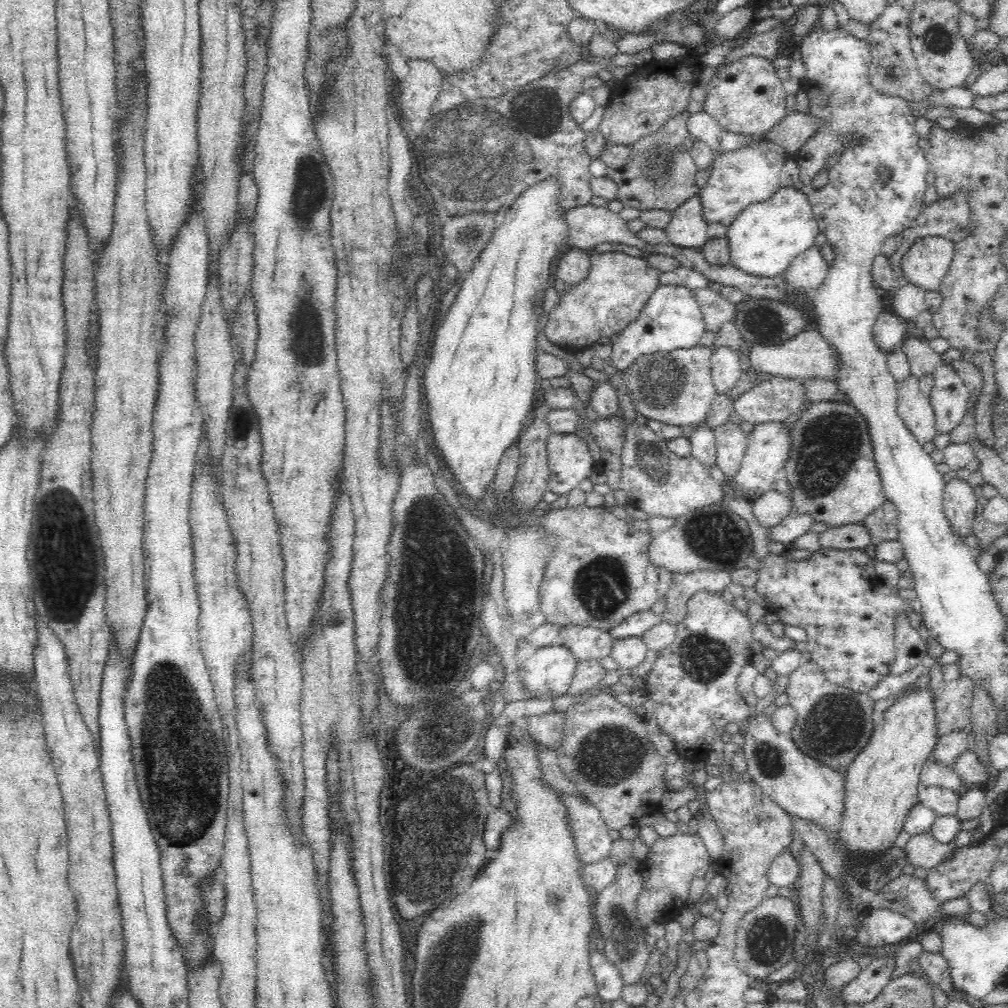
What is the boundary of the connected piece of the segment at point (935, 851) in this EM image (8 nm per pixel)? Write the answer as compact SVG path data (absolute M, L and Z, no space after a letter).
M924 832L911 837L905 850L909 864L931 869L942 862L945 854L952 850L952 846L948 843L938 843L931 832Z

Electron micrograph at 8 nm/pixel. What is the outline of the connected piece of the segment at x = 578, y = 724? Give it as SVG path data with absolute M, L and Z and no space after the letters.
M600 694L583 705L574 705L565 710L563 737L555 752L561 771L600 810L609 831L621 831L628 825L636 825L644 815L658 813L660 800L667 790L664 771L666 762L652 745L646 731L647 718L634 713L633 708L621 704L613 695Z

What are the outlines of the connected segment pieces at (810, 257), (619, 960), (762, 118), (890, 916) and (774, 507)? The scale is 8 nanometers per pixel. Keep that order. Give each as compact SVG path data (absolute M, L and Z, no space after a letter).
M814 246L796 256L782 275L796 293L809 294L824 282L829 268L821 250Z
M634 857L630 858L624 866L617 866L616 878L606 888L595 893L596 899L596 934L604 940L605 948L602 952L615 966L625 985L639 982L640 975L646 970L650 946L644 940L644 928L639 921L637 911L637 898L643 889L641 863Z
M753 55L723 66L712 77L703 110L728 132L739 136L764 135L788 114L787 94L776 71L770 59Z
M870 909L869 913L861 913L861 919L863 925L856 938L864 947L900 945L918 932L908 917L888 909Z
M775 488L768 490L762 496L755 497L750 501L756 520L766 528L776 526L793 512L790 494L776 491Z

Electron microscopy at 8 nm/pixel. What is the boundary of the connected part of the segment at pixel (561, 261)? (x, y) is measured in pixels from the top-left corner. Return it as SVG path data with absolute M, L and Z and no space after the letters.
M569 246L558 256L557 278L567 287L577 285L588 276L590 267L590 251Z

